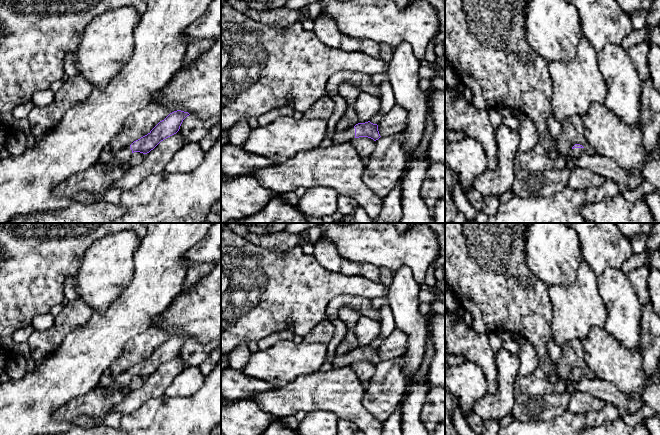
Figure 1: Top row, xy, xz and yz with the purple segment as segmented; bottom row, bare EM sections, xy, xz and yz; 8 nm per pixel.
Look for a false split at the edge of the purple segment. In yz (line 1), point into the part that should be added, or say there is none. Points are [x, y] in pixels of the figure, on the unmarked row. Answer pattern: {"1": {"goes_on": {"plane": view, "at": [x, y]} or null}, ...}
{"1": {"goes_on": {"plane": "yz", "at": [576, 376]}}}

